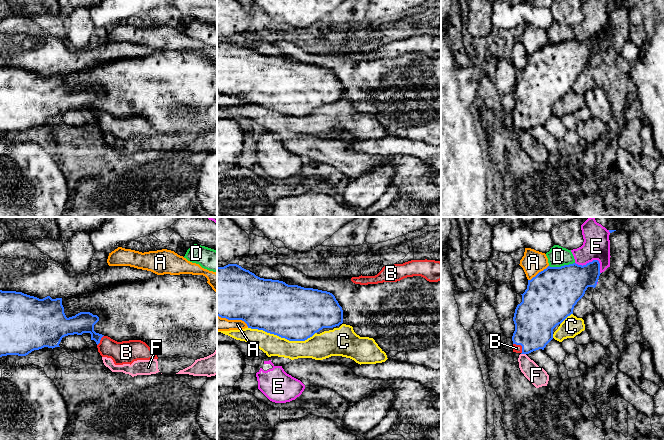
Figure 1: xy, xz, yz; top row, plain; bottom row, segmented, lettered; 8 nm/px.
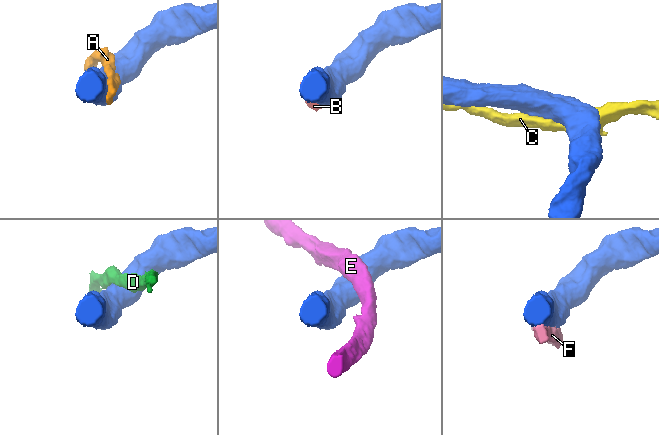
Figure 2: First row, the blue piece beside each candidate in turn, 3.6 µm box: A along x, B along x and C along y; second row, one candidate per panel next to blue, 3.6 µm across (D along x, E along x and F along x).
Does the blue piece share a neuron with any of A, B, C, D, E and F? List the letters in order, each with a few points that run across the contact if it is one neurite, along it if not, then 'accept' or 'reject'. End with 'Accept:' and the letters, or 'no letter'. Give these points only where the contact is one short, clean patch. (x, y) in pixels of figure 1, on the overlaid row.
A: reject
B: line yz (535, 318), (533, 331), (521, 345), (516, 348); accept
C: reject
D: reject
E: reject
F: reject
Accept: B

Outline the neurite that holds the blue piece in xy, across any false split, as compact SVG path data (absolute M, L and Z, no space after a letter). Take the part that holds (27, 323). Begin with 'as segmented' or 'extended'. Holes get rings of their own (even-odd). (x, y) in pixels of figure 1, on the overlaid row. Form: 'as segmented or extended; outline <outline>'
extended; outline M0 290L0 357L7 355L26 356L34 350L44 347L60 347L63 337L90 333L91 340L97 344L102 357L111 358L115 365L132 364L137 360L158 359L150 347L141 340L117 342L108 336L96 333L94 325L99 321L97 315L80 312L67 318L62 305L62 298L52 299L47 296L39 299L16 291Z

